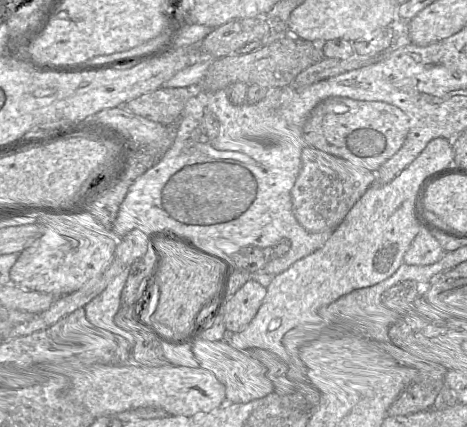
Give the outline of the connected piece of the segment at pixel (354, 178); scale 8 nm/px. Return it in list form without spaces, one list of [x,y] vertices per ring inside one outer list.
[[[305,146],[301,167],[291,190],[295,222],[310,232],[335,229],[354,204],[374,185],[376,173],[348,159],[335,156],[312,146]]]

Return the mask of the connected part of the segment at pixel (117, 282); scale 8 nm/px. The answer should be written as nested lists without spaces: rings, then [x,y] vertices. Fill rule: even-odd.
[[[124,269],[112,279],[105,289],[83,307],[84,313],[94,326],[113,334],[124,333],[114,323],[114,317],[121,308],[121,294],[129,269]]]

